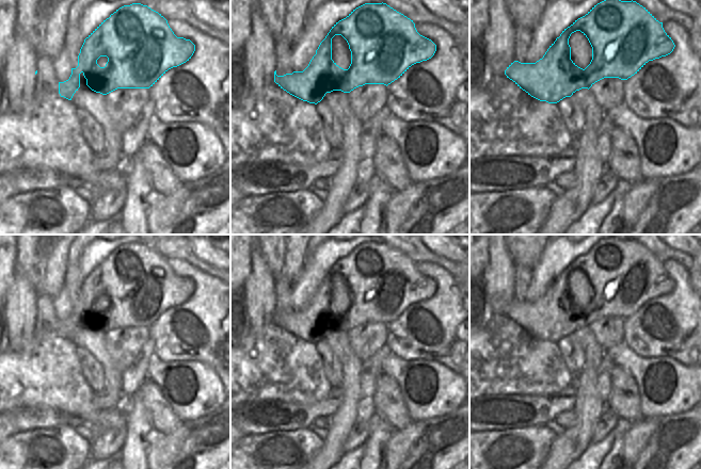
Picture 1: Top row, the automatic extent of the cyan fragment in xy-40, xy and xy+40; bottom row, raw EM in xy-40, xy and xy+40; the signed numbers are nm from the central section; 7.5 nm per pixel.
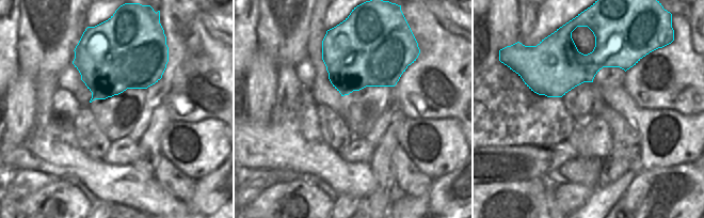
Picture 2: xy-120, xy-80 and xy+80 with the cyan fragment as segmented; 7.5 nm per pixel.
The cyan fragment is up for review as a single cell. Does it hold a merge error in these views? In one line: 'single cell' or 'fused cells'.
single cell

